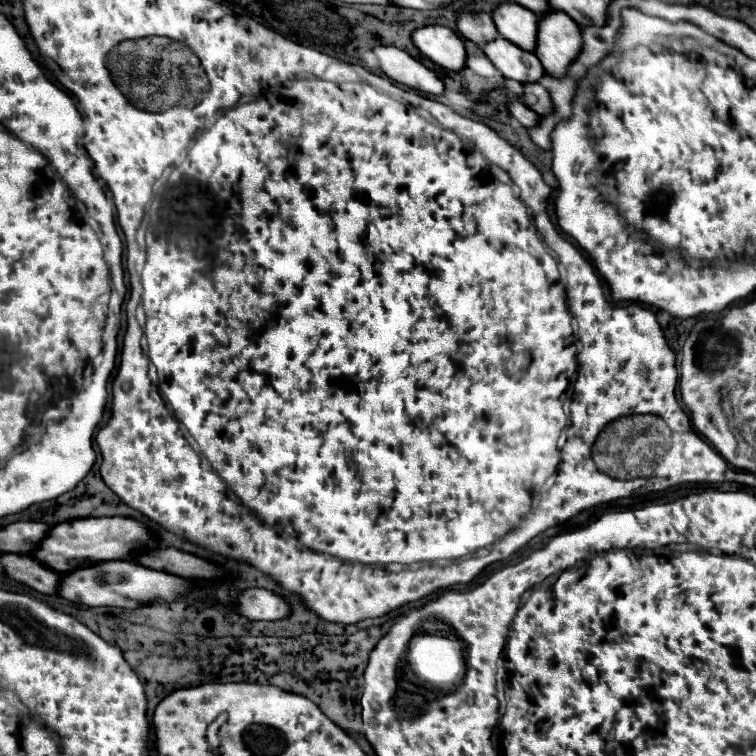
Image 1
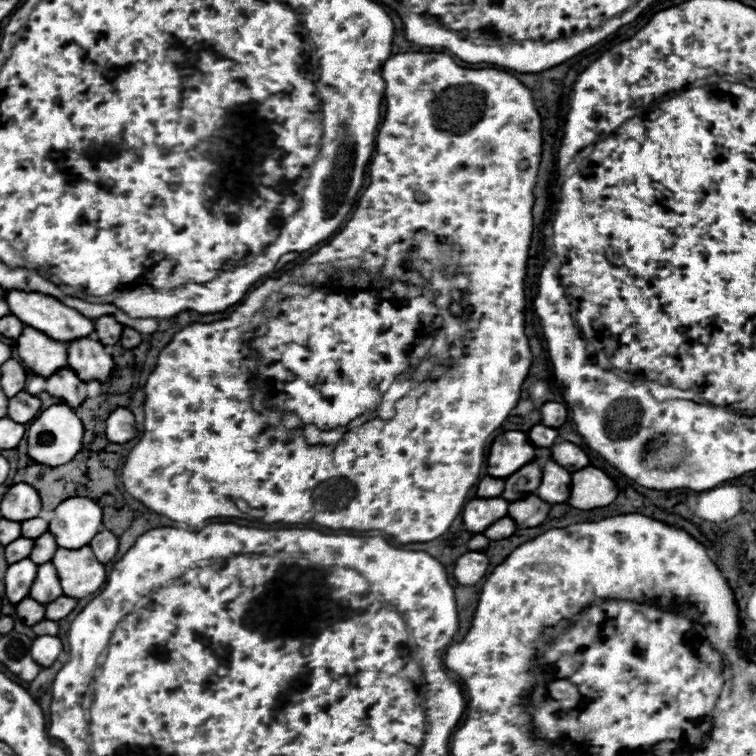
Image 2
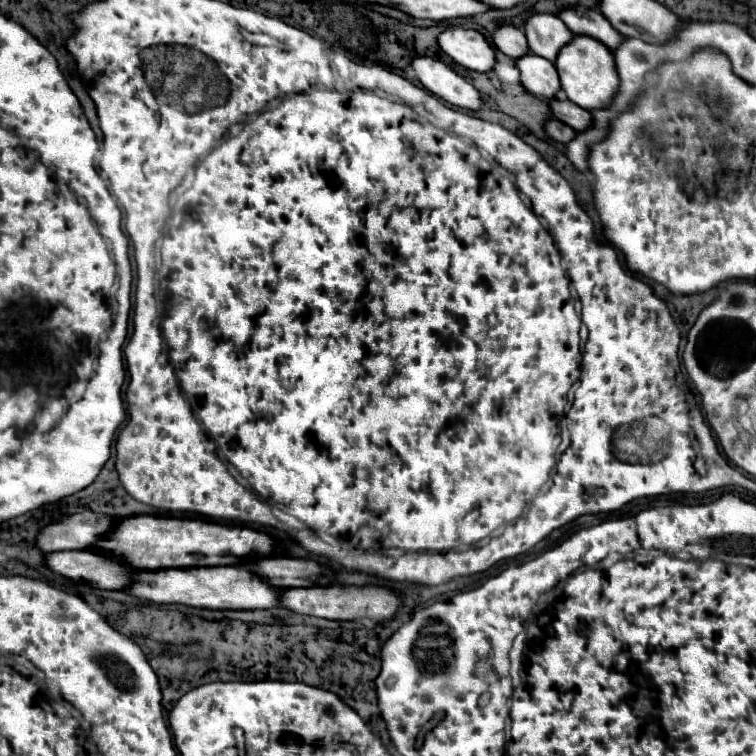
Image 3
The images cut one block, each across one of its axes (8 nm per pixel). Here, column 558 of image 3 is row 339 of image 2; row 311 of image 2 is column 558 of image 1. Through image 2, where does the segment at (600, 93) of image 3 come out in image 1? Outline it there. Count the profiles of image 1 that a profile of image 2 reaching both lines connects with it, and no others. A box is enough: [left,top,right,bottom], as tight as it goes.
[536,10,578,76]

